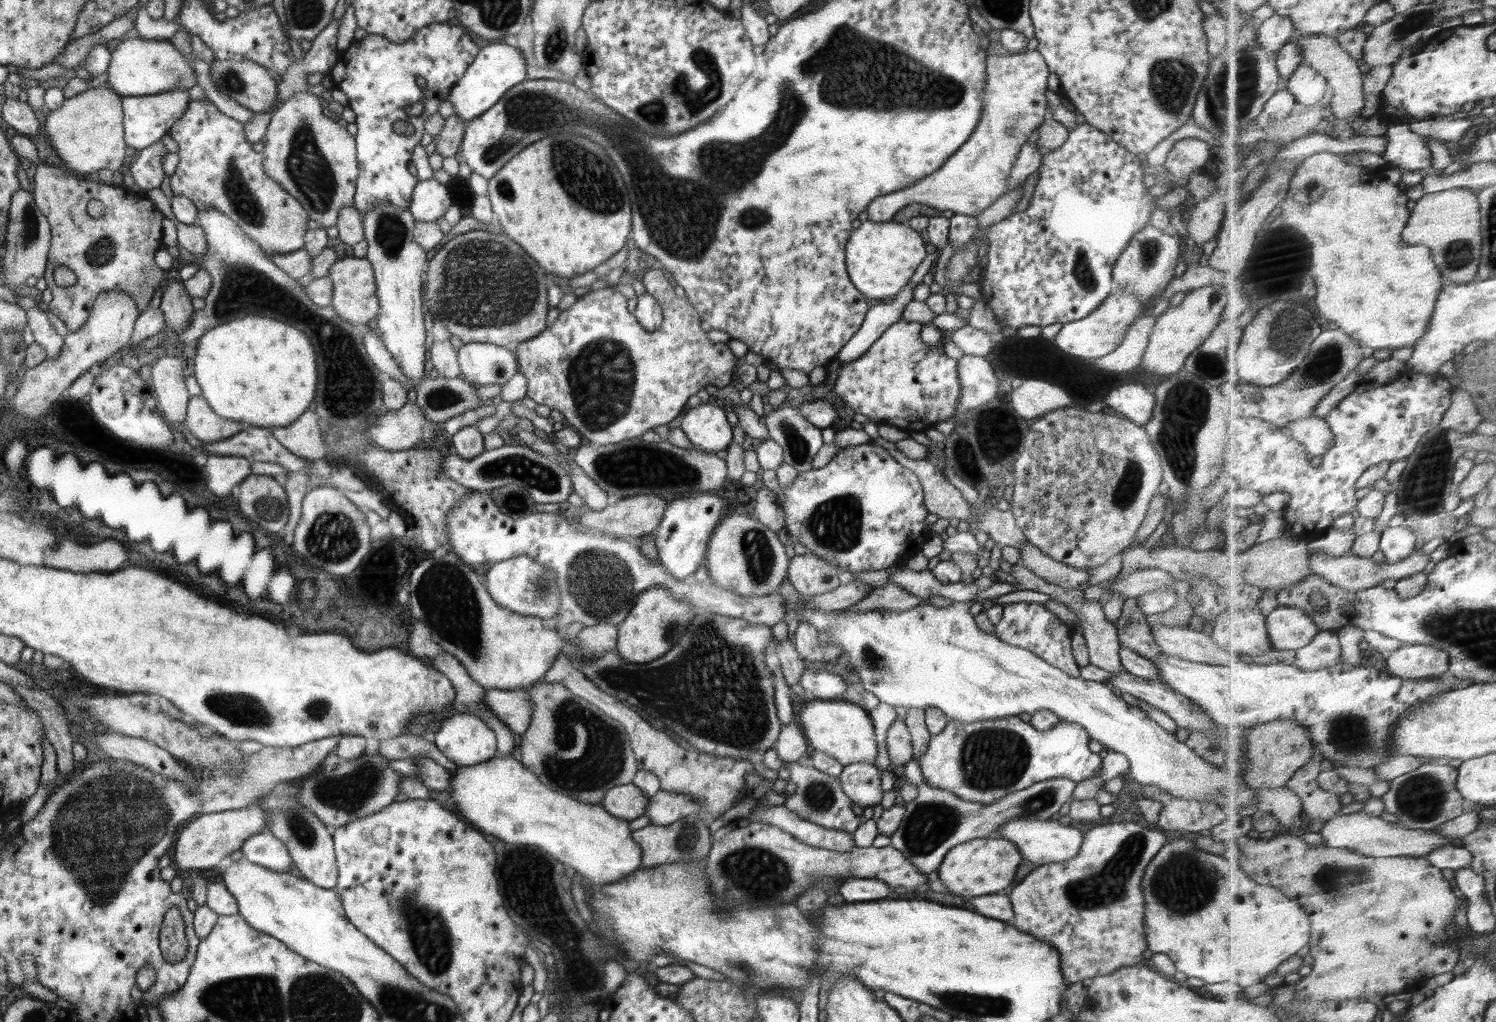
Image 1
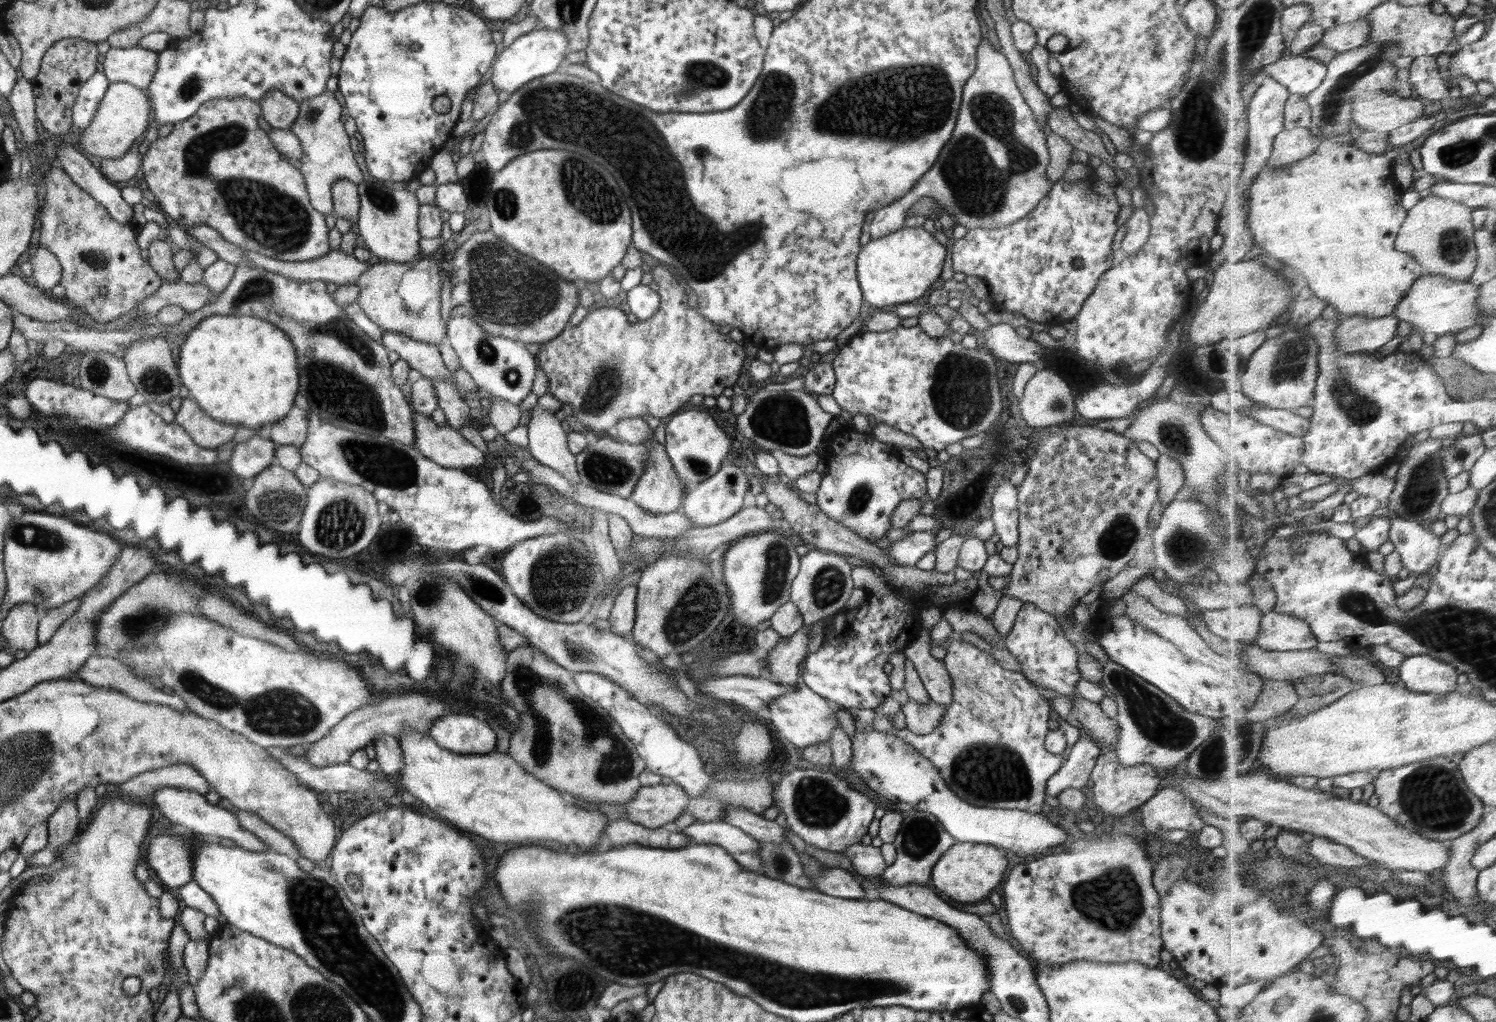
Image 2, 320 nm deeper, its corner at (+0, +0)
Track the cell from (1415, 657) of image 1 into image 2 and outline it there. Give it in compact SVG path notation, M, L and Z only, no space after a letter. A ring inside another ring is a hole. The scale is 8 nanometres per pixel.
M1431 654L1410 656L1400 667L1402 684L1416 692L1448 694L1458 688L1459 670Z

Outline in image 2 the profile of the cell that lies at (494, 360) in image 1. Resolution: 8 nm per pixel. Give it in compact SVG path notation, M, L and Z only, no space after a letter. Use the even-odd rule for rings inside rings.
M461 306L453 308L447 323L446 342L456 352L460 368L472 376L478 388L512 404L522 403L531 392L538 370L535 356L528 352L526 344L484 333L480 326L476 326L476 322L465 317Z

